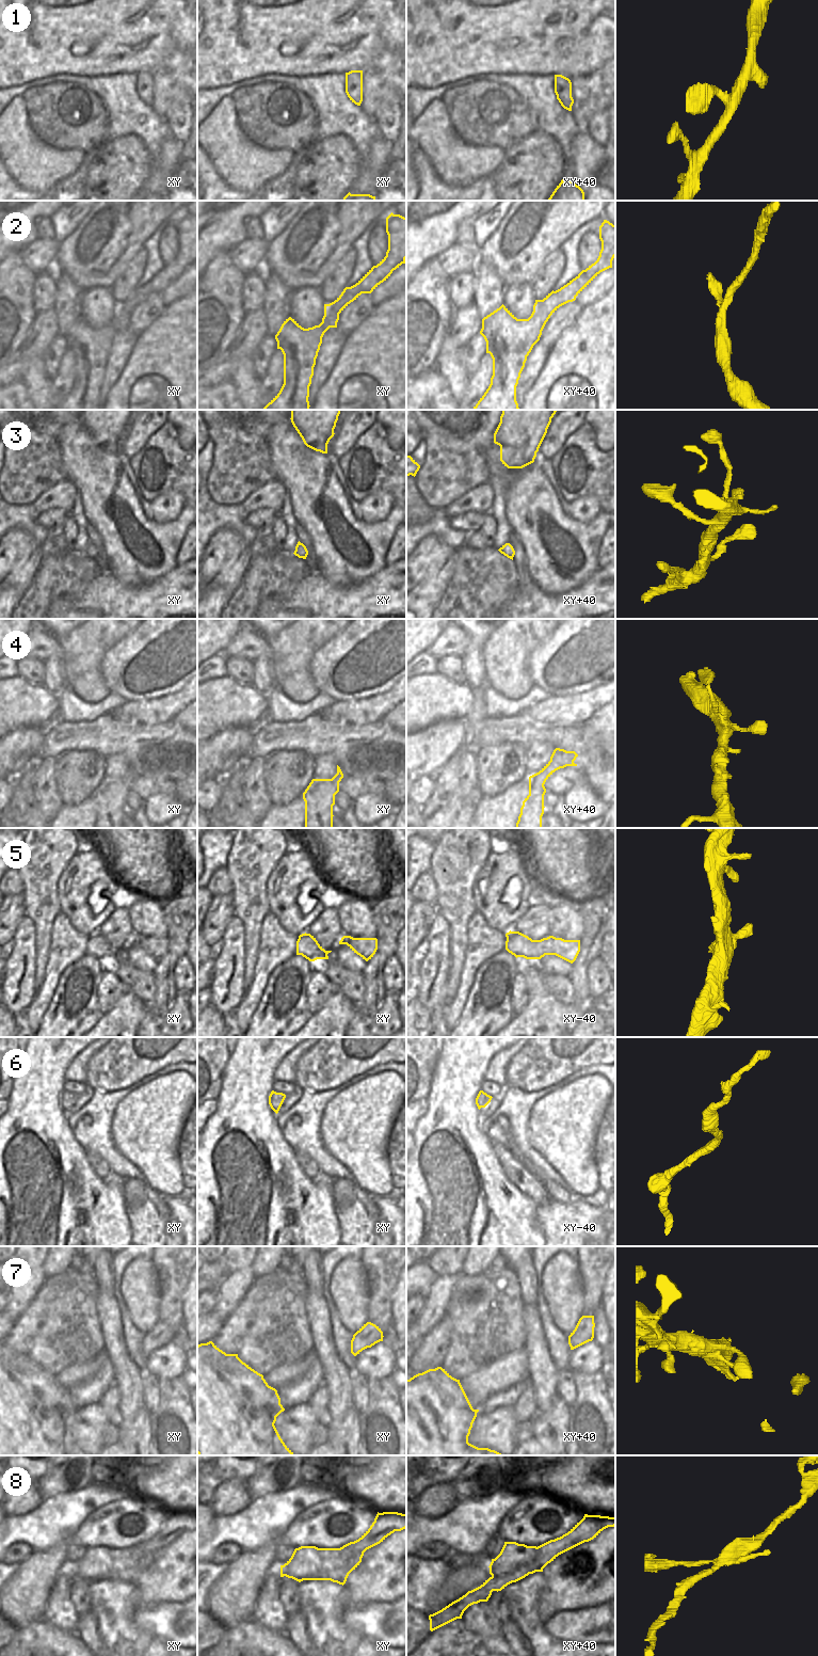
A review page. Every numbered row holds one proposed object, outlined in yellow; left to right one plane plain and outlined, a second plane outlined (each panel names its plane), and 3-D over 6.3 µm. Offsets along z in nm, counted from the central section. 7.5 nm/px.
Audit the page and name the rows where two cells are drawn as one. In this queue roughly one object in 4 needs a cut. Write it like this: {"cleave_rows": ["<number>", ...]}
{"cleave_rows": ["8"]}

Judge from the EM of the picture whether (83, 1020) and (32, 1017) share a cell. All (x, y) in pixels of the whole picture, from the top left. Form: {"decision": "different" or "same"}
{"decision": "different"}

